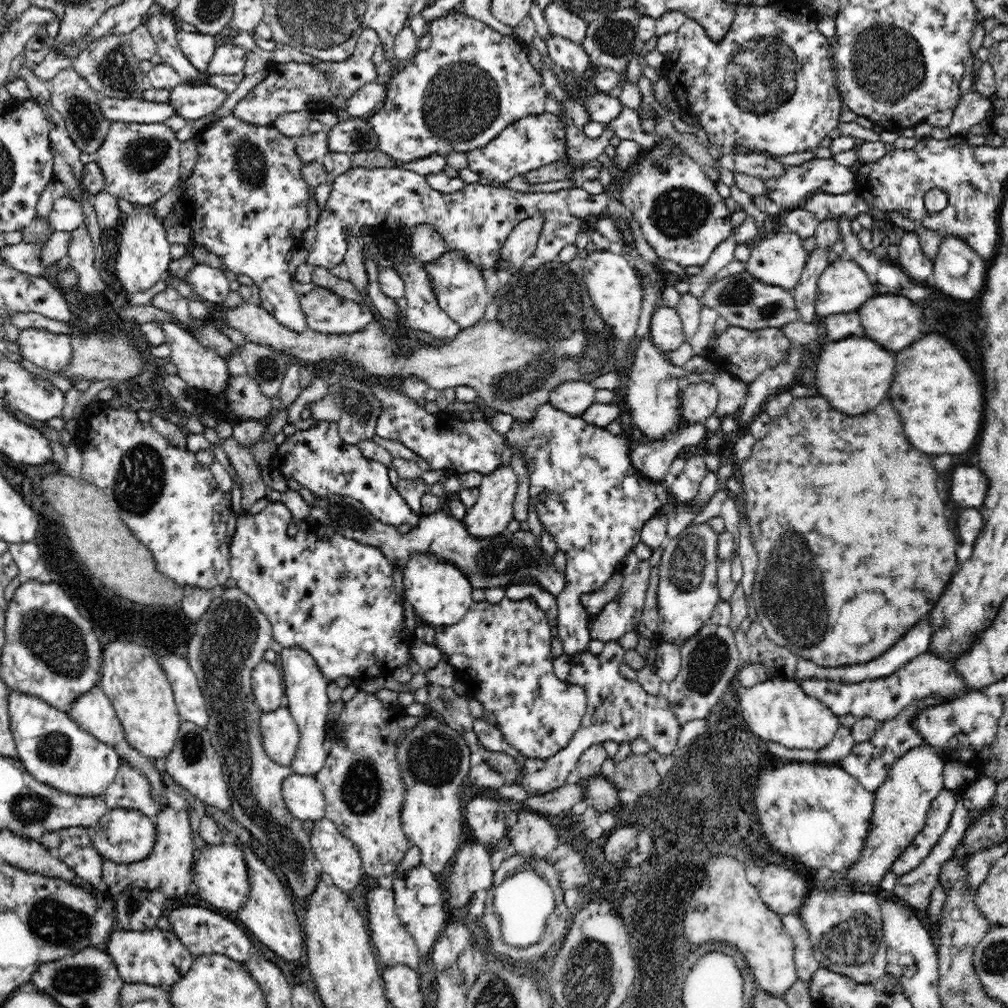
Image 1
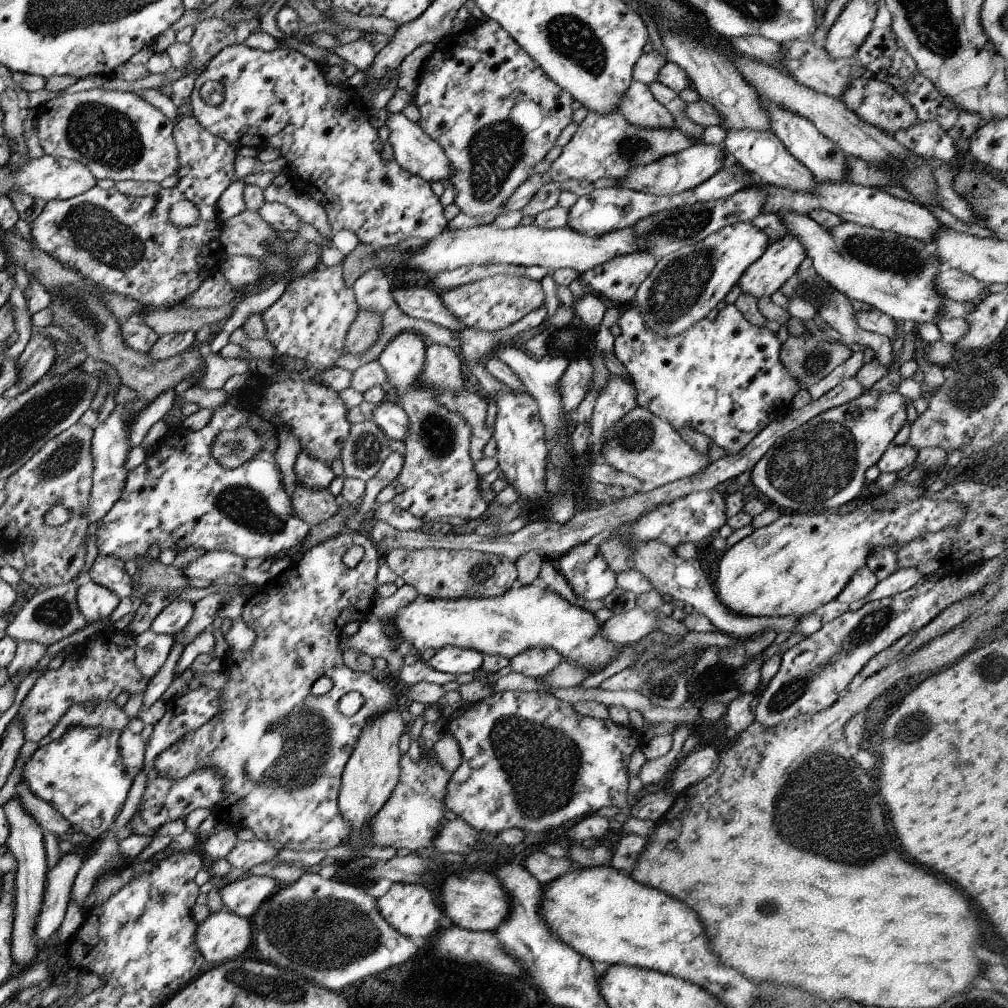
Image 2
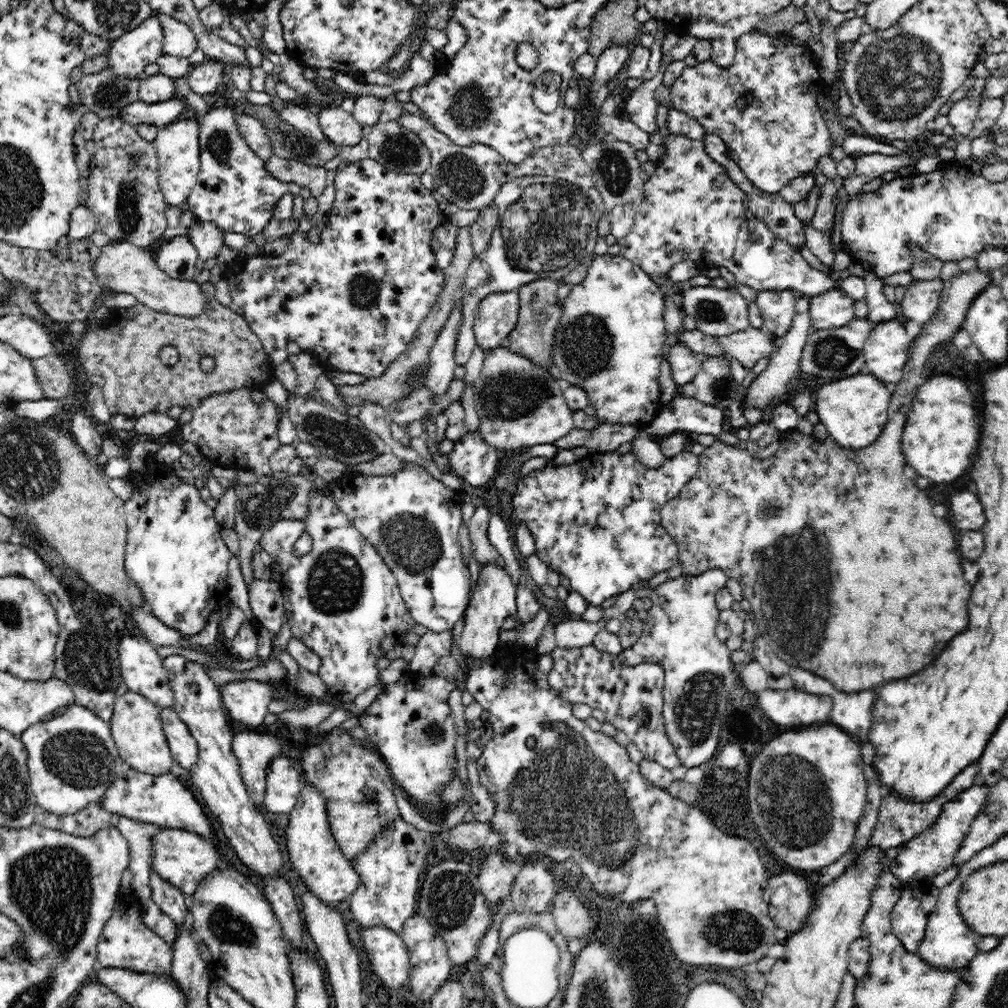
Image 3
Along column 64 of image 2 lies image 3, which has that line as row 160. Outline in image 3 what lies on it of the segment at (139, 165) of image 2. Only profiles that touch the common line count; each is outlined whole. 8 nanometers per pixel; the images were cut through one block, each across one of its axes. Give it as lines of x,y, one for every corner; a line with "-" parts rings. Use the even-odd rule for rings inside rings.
100,118
94,130
96,154
88,176
88,200
86,208
96,216
96,232
90,236
92,244
104,248
112,242
130,242
146,248
164,238
166,224
166,200
160,190
160,160
154,142
144,140
136,128
120,118

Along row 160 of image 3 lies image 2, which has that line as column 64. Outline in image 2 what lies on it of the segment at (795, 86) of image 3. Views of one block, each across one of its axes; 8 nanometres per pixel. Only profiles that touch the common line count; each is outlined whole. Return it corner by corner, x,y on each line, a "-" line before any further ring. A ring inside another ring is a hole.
71,728
59,740
37,748
23,766
23,782
27,788
91,842
99,842
113,828
131,788
131,780
121,764
121,752
117,750
119,734
103,732
101,728

